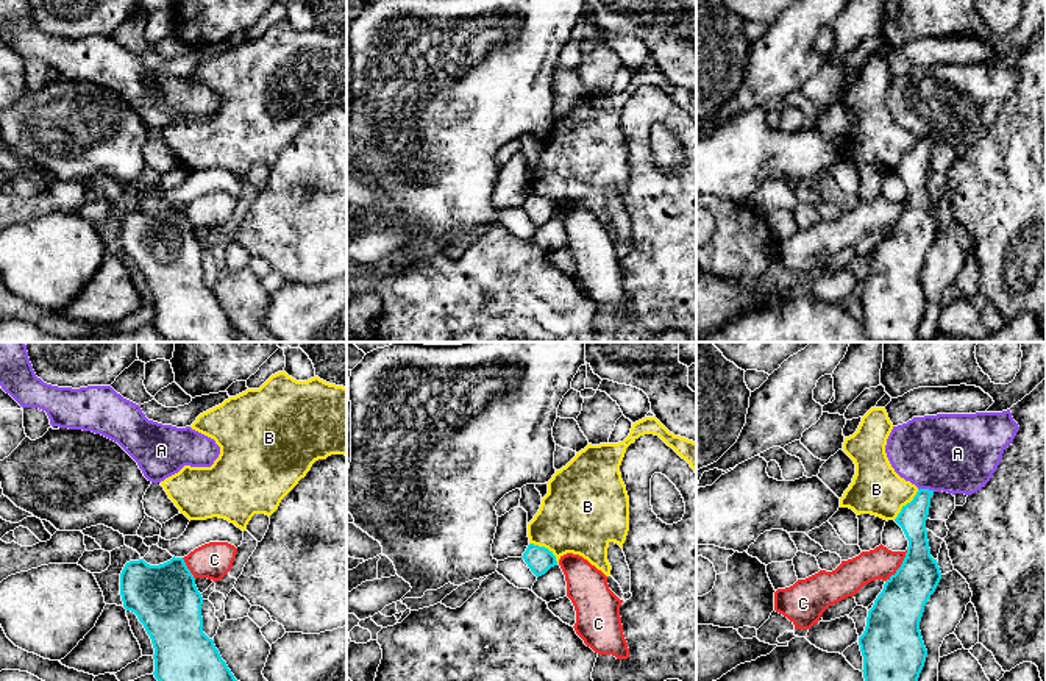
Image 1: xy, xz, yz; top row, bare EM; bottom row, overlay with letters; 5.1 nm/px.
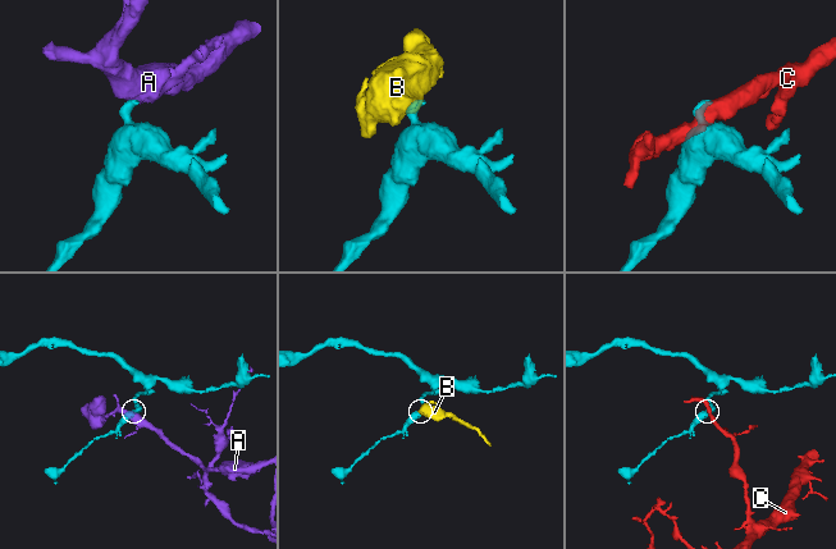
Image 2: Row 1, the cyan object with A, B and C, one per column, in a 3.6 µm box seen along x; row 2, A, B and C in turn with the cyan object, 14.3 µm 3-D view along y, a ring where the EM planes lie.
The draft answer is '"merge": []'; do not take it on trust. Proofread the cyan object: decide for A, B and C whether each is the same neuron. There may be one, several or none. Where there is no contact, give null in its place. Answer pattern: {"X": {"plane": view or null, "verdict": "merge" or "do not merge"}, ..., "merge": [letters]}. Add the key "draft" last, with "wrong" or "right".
{"A": {"plane": "yz", "verdict": "do not merge"}, "B": {"plane": "xz", "verdict": "do not merge"}, "C": {"plane": "yz", "verdict": "do not merge"}, "merge": [], "draft": "right"}

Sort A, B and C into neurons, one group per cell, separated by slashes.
A / B / C

